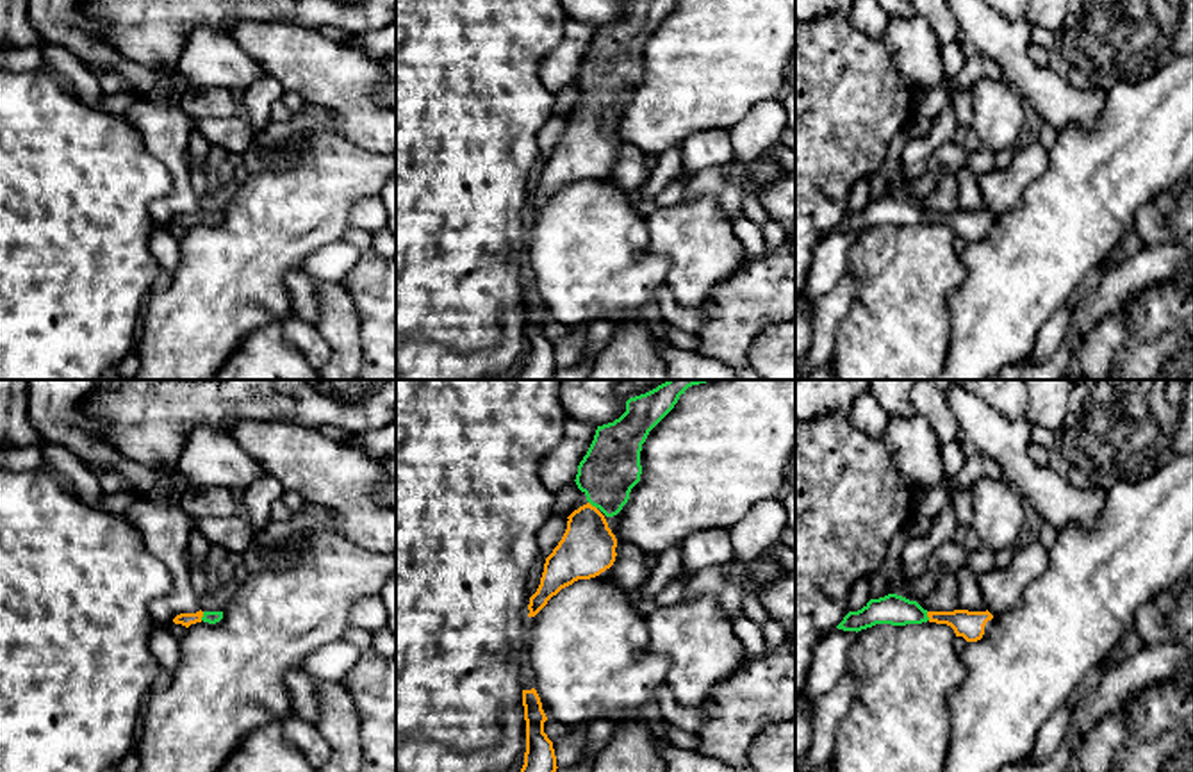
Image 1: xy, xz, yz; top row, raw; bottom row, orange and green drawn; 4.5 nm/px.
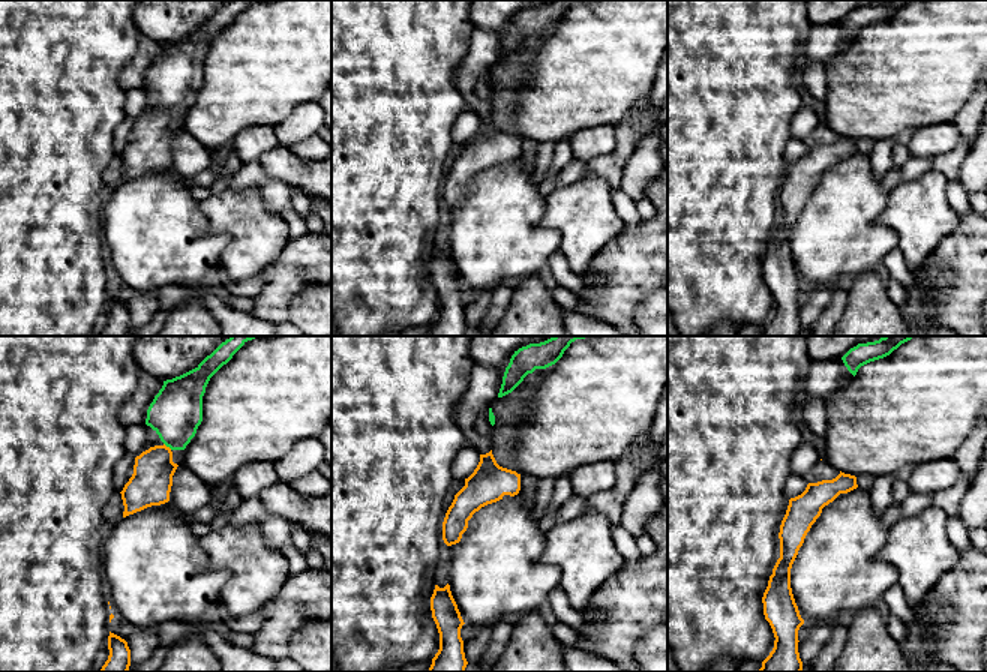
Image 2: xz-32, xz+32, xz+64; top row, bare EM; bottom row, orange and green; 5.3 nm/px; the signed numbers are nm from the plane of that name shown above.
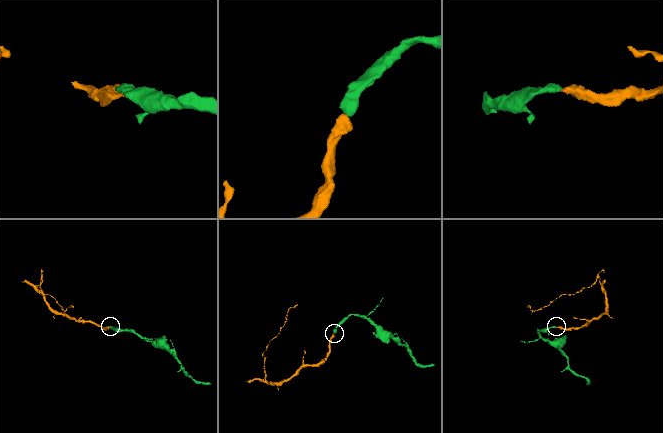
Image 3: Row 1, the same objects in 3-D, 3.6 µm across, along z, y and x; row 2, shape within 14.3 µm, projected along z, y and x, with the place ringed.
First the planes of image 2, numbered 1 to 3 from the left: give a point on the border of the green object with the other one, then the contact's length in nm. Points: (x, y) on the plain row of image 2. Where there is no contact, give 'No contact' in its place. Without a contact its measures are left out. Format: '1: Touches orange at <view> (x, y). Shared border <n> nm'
1: Touches orange at xz-32 (168, 111). Shared border 60 nm
2: No contact
3: No contact

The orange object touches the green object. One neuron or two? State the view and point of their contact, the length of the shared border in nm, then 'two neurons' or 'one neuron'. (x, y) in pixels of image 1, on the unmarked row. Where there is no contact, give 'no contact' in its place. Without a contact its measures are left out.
contact xy (202, 216); length 40 nm; one neuron

